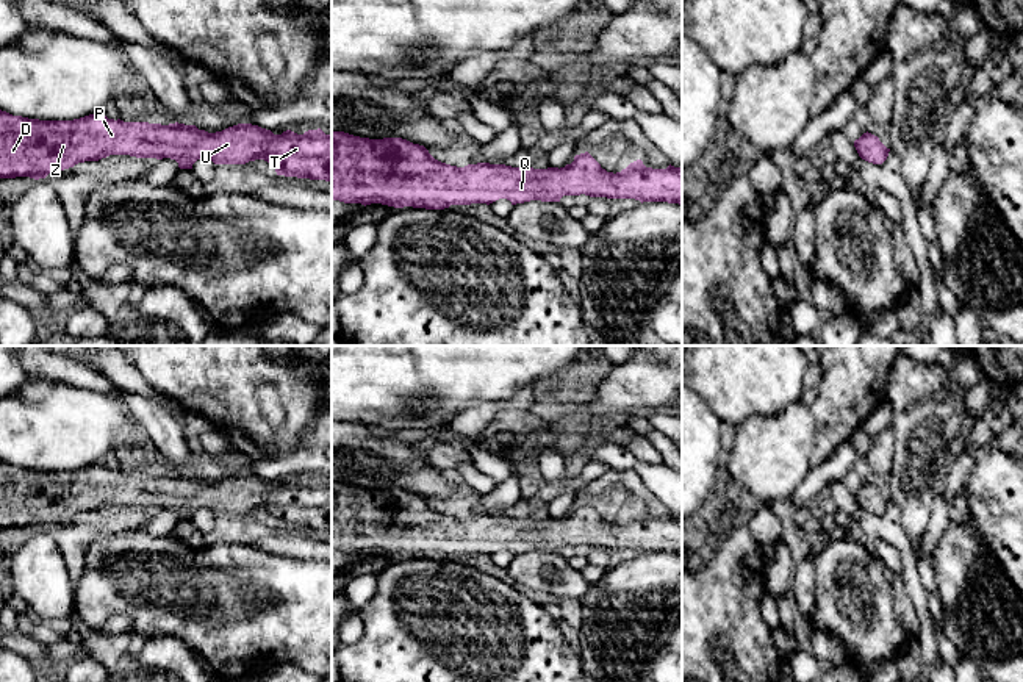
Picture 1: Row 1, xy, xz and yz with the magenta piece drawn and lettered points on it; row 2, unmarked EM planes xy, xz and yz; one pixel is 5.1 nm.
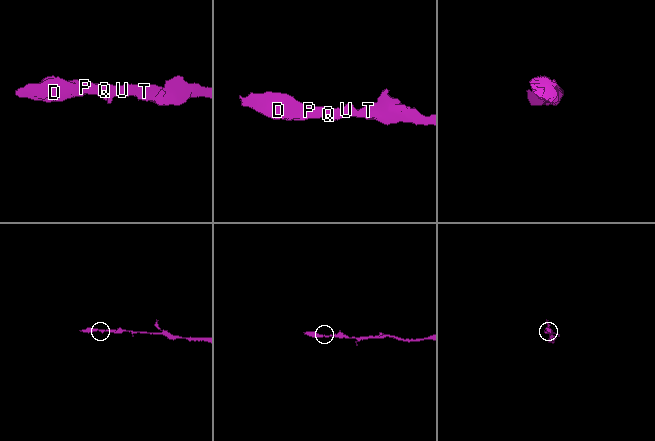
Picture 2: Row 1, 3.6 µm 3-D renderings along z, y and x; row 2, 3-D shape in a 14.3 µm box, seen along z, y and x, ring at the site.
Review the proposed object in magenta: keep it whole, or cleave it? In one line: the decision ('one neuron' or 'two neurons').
one neuron

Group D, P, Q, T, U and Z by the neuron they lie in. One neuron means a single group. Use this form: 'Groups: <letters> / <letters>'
Groups: D P Q T U Z

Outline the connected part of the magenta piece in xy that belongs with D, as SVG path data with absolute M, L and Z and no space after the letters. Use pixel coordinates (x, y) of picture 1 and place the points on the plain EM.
M0 460L0 529L45 529L52 522L74 518L84 512L99 512L109 505L136 508L170 508L180 519L192 519L200 508L214 515L246 515L264 510L277 526L332 532L332 486L321 479L297 485L291 480L274 485L252 474L238 474L222 482L208 483L196 476L149 474L108 469L94 463L74 471L39 471L13 466Z

